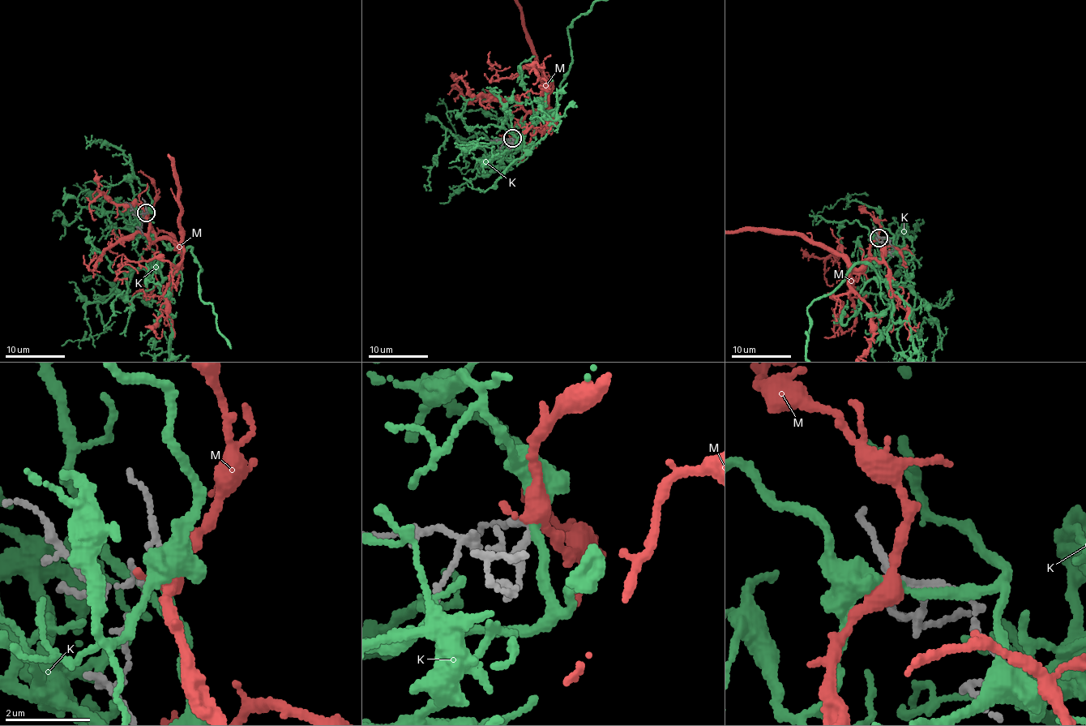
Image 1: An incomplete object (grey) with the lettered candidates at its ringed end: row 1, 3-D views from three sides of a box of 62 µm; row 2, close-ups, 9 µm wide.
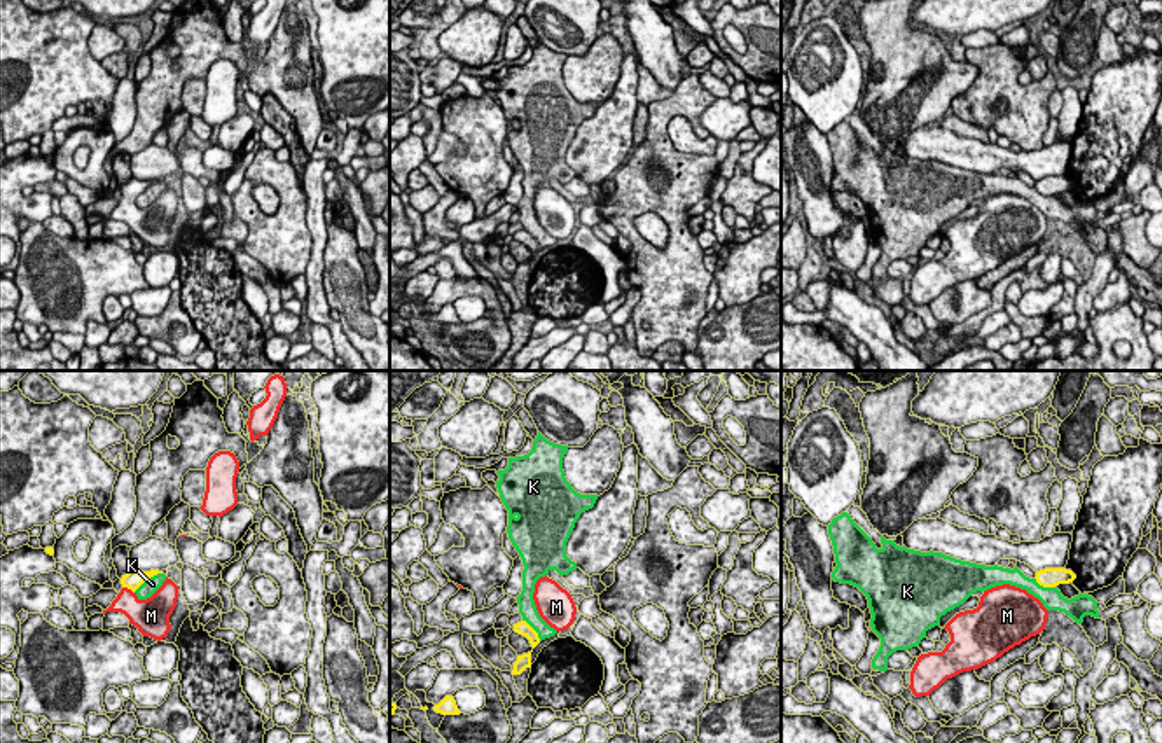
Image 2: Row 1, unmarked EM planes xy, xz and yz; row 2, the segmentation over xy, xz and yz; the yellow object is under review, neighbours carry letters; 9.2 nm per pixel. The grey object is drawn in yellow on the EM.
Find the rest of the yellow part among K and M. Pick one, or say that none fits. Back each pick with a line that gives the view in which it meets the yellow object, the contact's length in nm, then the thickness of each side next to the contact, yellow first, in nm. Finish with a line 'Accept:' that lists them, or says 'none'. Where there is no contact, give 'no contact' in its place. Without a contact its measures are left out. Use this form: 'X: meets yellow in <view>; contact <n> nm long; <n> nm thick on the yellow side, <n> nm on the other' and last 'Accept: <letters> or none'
M: meets yellow in xy; contact 130 nm long; 180 nm thick on the yellow side, 240 nm on the other
Accept: M

